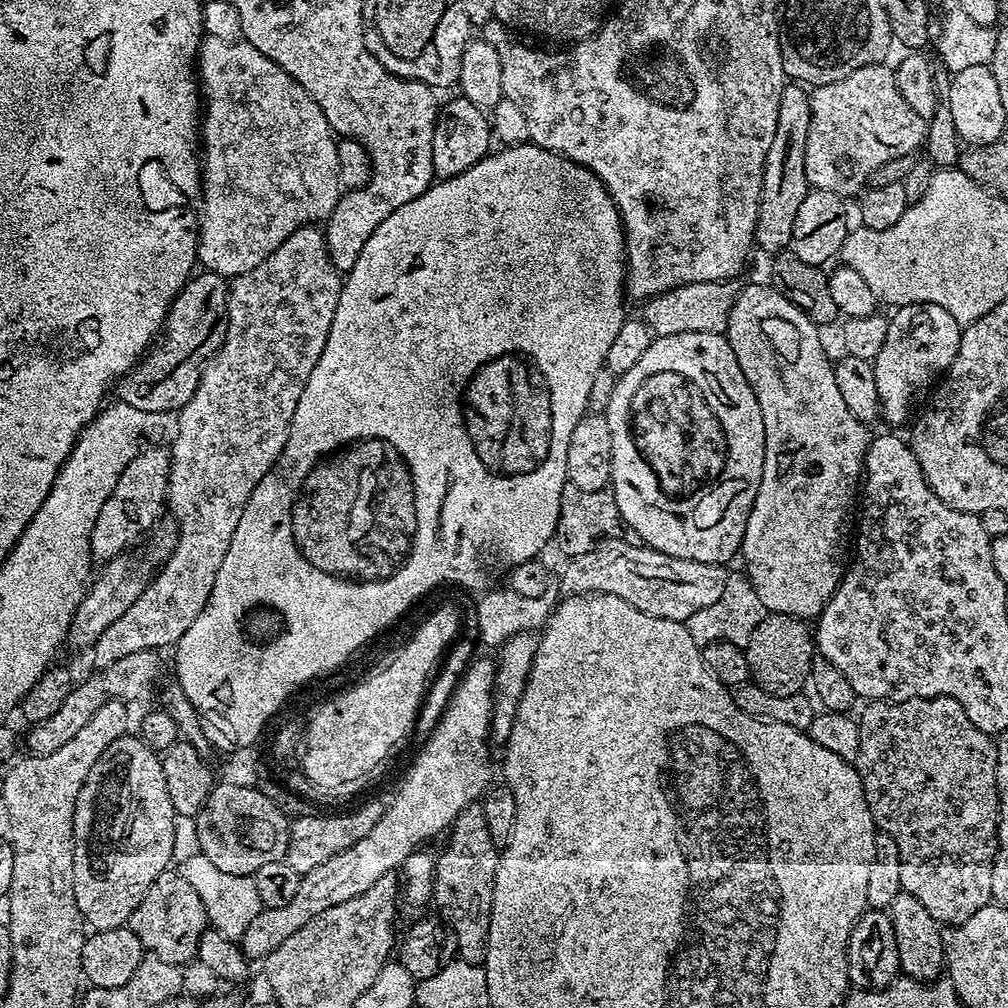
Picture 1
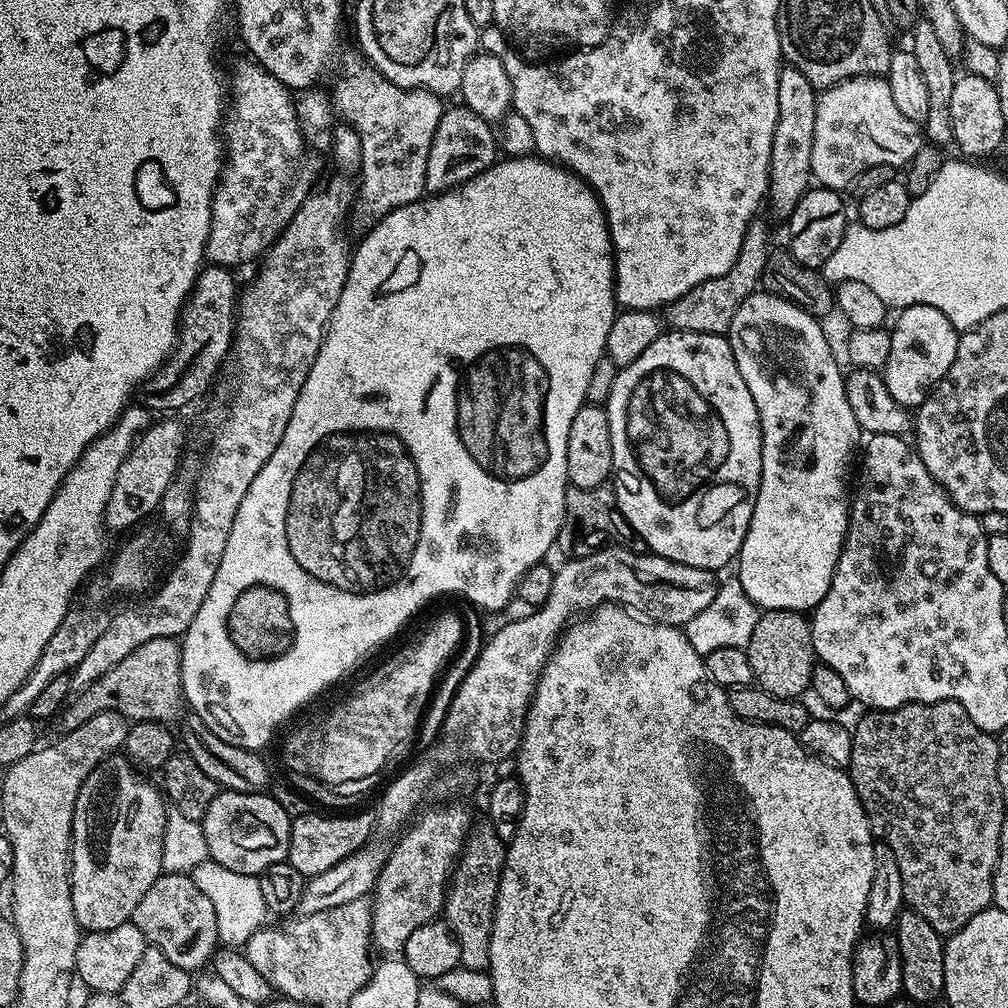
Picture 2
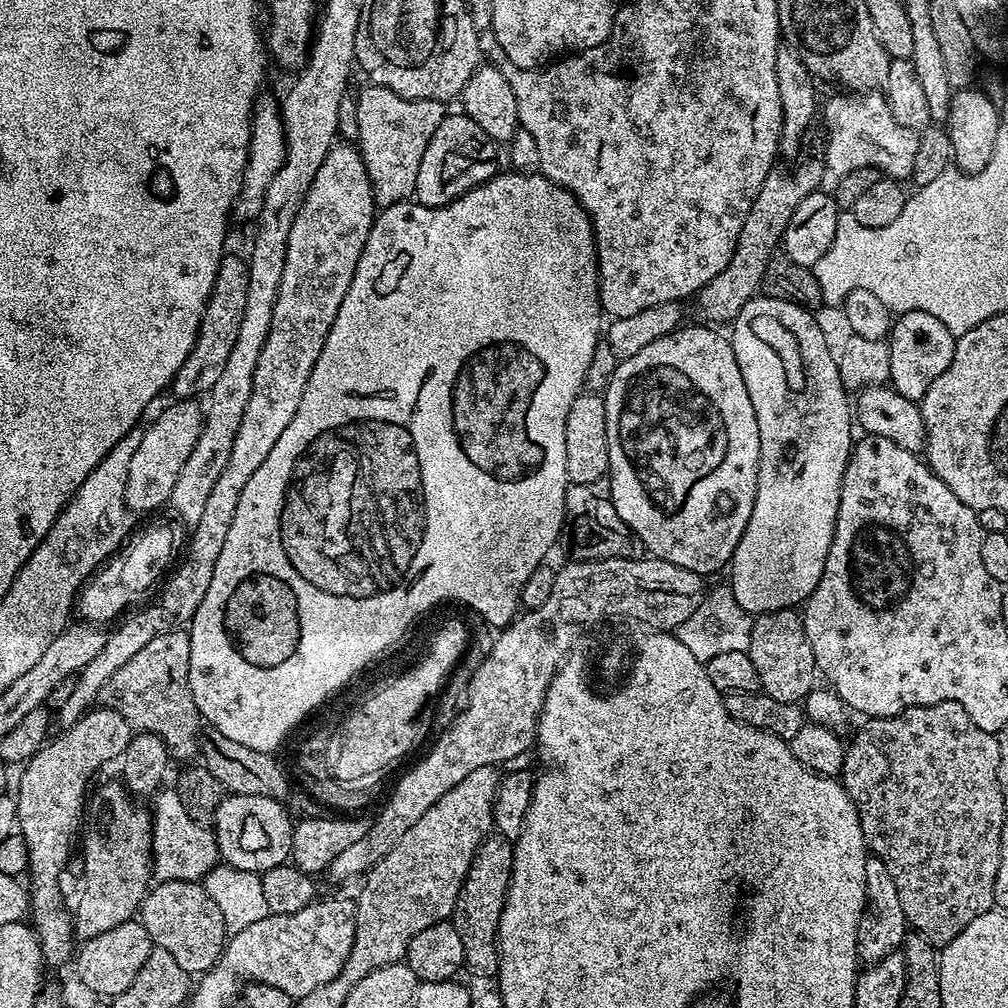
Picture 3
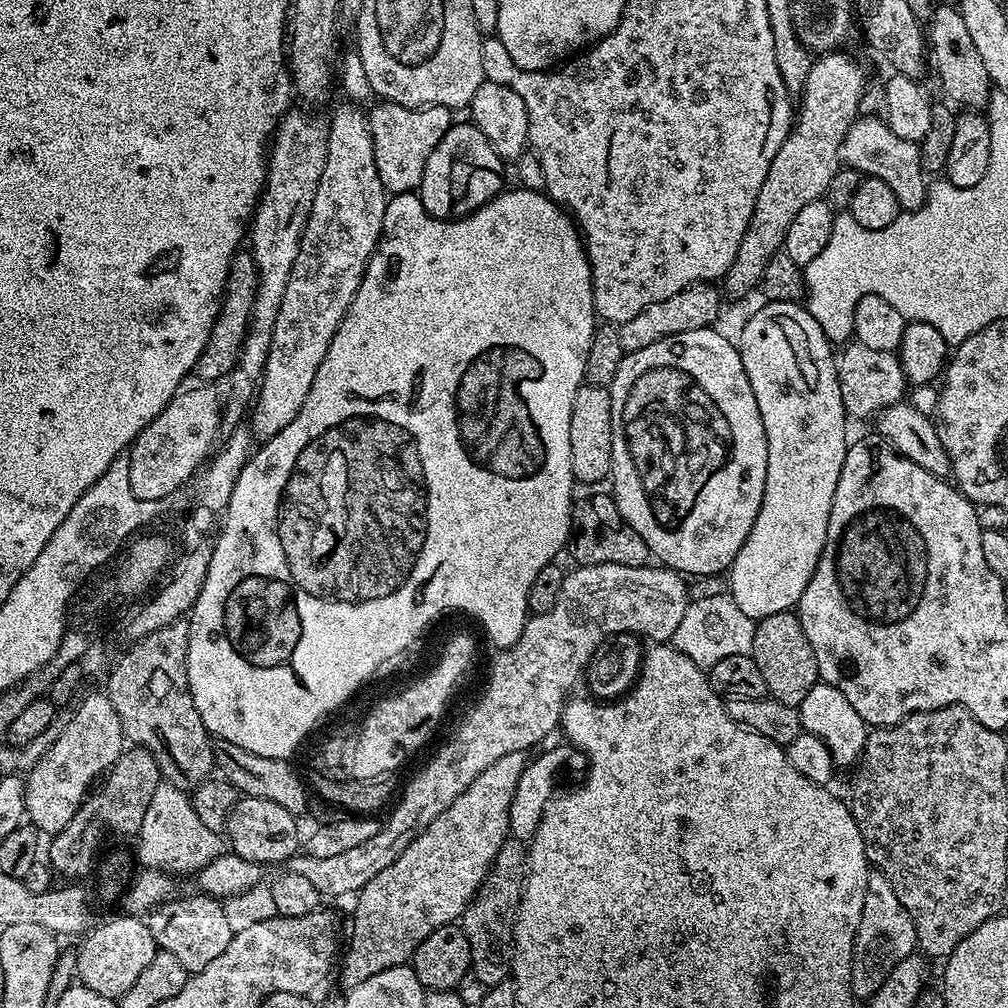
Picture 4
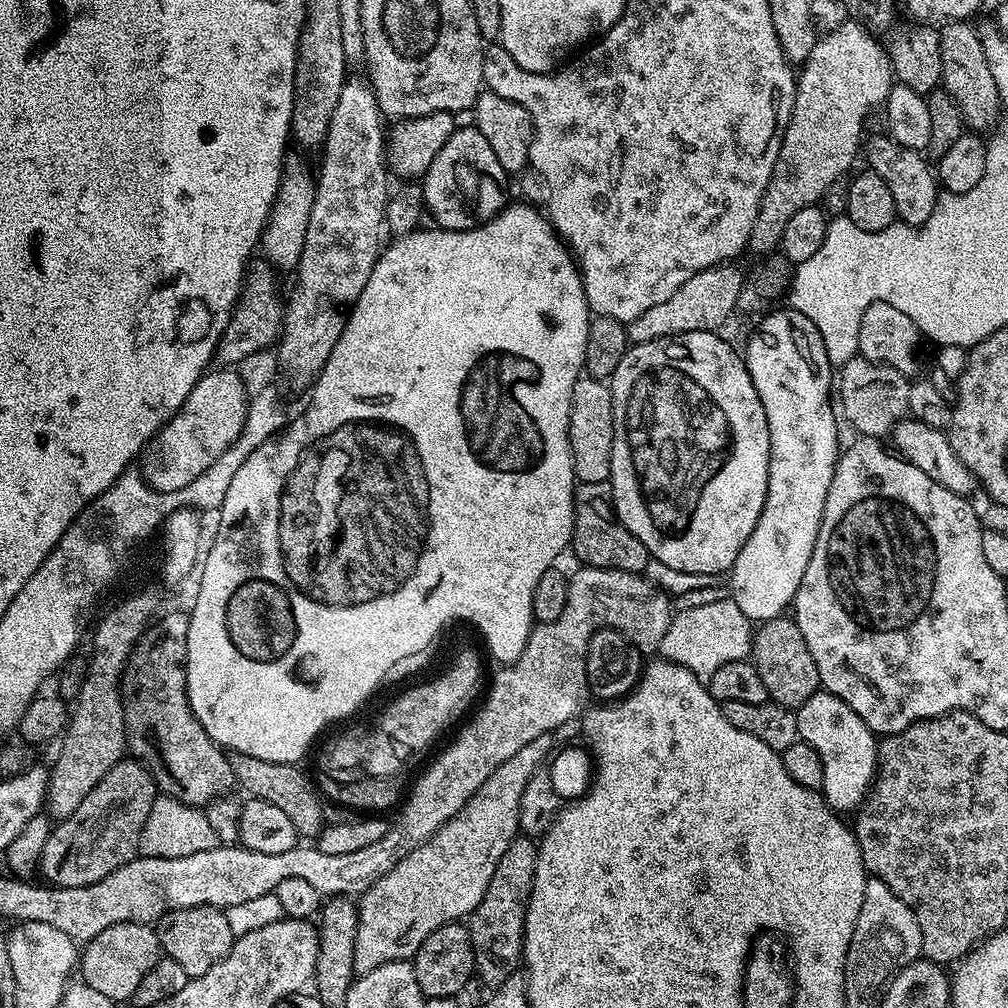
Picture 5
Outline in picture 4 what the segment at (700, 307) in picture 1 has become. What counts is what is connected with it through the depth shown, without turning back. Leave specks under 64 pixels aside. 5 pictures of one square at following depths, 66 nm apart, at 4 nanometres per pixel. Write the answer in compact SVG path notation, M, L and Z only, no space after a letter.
M840 50L831 51L813 63L792 130L782 142L778 154L774 154L770 170L766 170L766 182L762 182L762 190L758 190L754 214L750 214L742 246L738 246L738 254L728 275L723 277L722 288L727 295L729 292L732 296L744 296L759 289L770 258L777 256L784 247L790 222L794 222L794 217L805 206L810 206L810 202L827 193L834 174L838 174L842 166L840 147L850 126L858 118L860 99L864 96L864 72L858 61L843 54Z

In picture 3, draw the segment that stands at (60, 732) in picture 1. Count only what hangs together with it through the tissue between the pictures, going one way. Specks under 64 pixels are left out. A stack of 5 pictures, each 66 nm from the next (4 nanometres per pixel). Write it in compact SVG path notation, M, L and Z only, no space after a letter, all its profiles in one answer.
M187 631L160 632L158 638L150 638L134 658L118 666L106 686L102 686L98 700L107 711L122 714L136 732L149 732L160 738L173 761L188 760L197 755L202 717L190 690L190 638Z

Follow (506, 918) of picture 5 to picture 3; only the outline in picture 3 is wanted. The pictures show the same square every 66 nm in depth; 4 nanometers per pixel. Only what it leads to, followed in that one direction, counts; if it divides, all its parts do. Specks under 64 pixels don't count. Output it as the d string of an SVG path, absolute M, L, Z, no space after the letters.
M490 834L483 840L450 917L462 937L464 968L476 976L495 977L500 971L500 919L512 877L513 847L513 841L499 834Z

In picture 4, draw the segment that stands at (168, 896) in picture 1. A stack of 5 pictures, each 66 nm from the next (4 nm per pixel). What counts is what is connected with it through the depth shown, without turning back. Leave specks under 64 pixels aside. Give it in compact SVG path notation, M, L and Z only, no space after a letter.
M173 895L146 916L157 949L174 954L174 958L178 958L178 962L182 962L182 966L190 974L210 966L210 962L214 962L214 958L218 958L218 954L222 954L222 950L230 946L233 933L226 922L223 903L215 896L195 895Z

